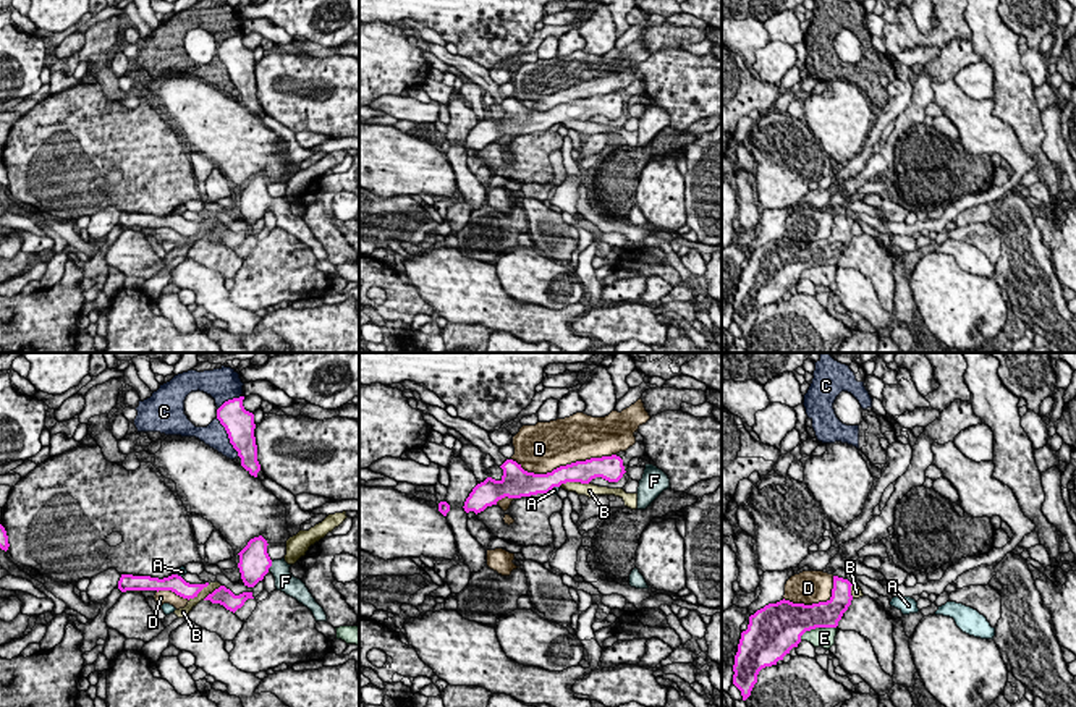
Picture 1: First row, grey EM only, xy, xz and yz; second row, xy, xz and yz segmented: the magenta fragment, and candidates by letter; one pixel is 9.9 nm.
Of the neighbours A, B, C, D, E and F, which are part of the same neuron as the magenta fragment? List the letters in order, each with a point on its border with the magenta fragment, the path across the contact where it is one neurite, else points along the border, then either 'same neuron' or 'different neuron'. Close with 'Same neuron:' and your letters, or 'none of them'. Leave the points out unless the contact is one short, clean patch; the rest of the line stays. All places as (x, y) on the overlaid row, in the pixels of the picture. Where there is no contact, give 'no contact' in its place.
A: meets magenta in xz at (554, 486); border along xz (559, 486), (549, 492); different neuron
B: meets magenta in xz at (573, 481); different neuron
C: meets magenta in xy at (228, 437); different neuron
D: meets magenta in xz at (563, 466); different neuron
E: meets magenta in yz at (816, 626); different neuron
F: meets magenta in xy at (271, 565); runs through xy (254, 562), (271, 565), (285, 581); same neuron
Same neuron: F

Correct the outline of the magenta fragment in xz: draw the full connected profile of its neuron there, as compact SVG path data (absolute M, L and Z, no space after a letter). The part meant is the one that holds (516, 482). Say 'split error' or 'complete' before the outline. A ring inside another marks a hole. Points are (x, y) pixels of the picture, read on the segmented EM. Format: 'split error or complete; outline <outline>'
complete; outline M616 455L576 461L547 474L527 472L513 459L506 459L500 468L503 469L500 481L487 477L472 489L463 506L466 513L477 514L505 497L521 498L550 493L553 487L566 482L589 484L595 477L618 482L626 472L623 459Z

